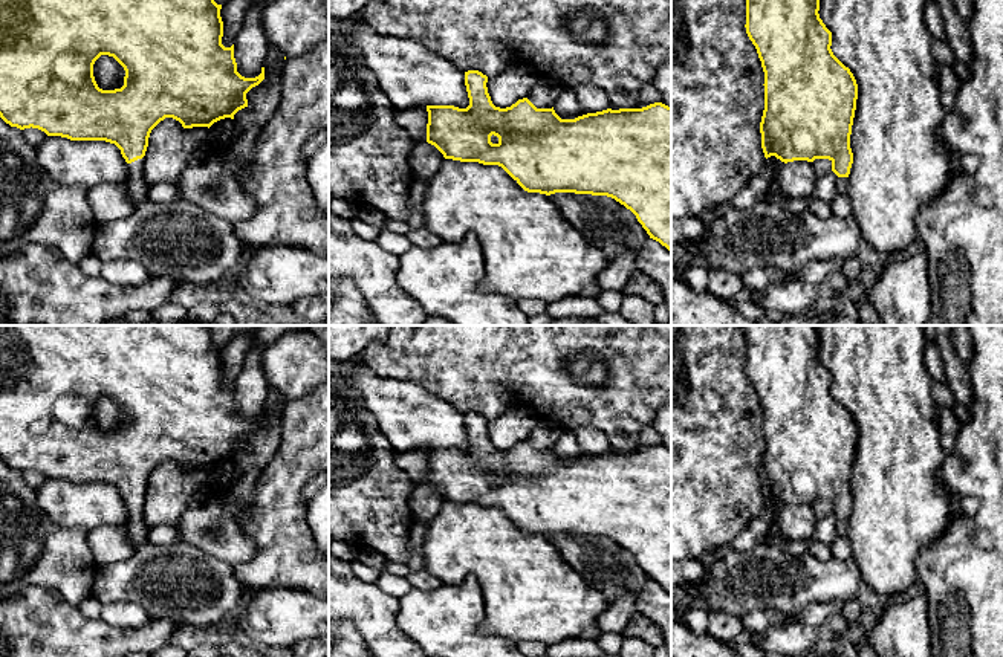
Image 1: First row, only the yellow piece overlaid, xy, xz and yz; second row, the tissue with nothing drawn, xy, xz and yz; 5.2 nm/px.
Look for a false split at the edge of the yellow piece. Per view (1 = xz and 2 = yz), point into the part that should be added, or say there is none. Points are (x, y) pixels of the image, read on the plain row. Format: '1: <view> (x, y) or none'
1: none
2: none

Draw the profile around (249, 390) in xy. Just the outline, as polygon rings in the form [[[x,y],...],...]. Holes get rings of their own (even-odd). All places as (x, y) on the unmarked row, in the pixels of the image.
[[[255,347],[246,353],[242,373],[234,384],[237,414],[245,420],[258,419],[265,408],[268,384],[261,367],[263,350],[265,347]]]

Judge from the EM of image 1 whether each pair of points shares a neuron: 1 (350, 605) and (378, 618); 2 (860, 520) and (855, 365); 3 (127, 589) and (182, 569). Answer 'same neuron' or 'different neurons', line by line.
1: same neuron
2: same neuron
3: same neuron

